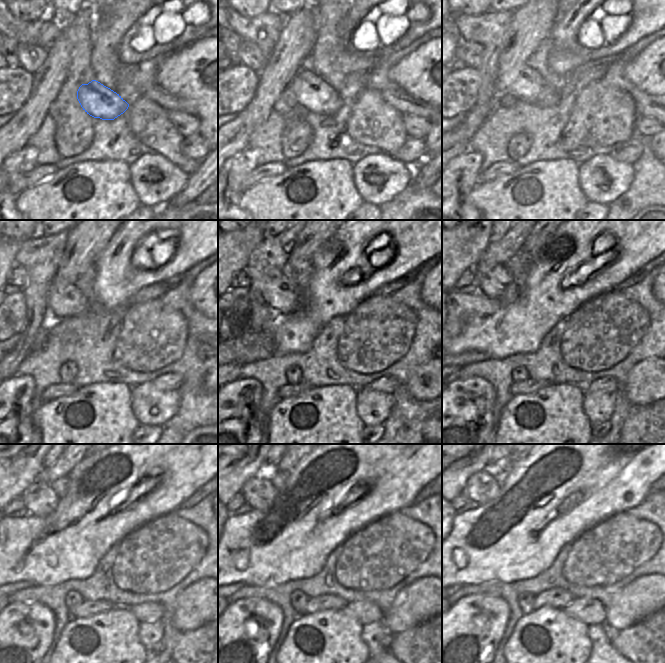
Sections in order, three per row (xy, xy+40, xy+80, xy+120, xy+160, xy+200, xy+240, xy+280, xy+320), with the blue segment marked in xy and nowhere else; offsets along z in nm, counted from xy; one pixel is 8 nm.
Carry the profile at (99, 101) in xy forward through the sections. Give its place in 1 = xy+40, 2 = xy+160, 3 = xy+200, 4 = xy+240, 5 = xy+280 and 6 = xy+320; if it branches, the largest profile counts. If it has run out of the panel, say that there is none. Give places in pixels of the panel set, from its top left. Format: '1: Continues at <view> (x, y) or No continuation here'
1: Continues at xy+40 (314, 94)
2: Continues at xy+160 (281, 294)
3: Continues at xy+200 (495, 283)
4: Continues at xy+240 (39, 499)
5: Continues at xy+280 (259, 493)
6: Continues at xy+320 (482, 487)

